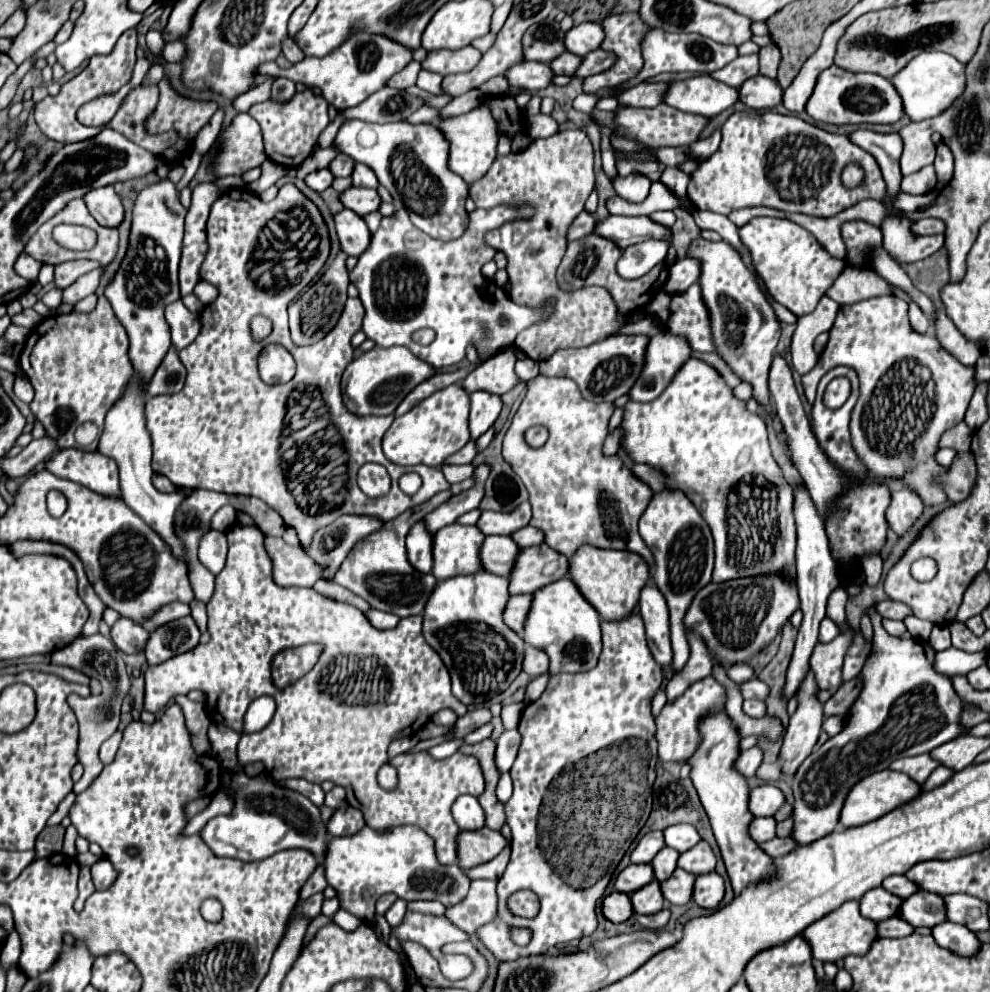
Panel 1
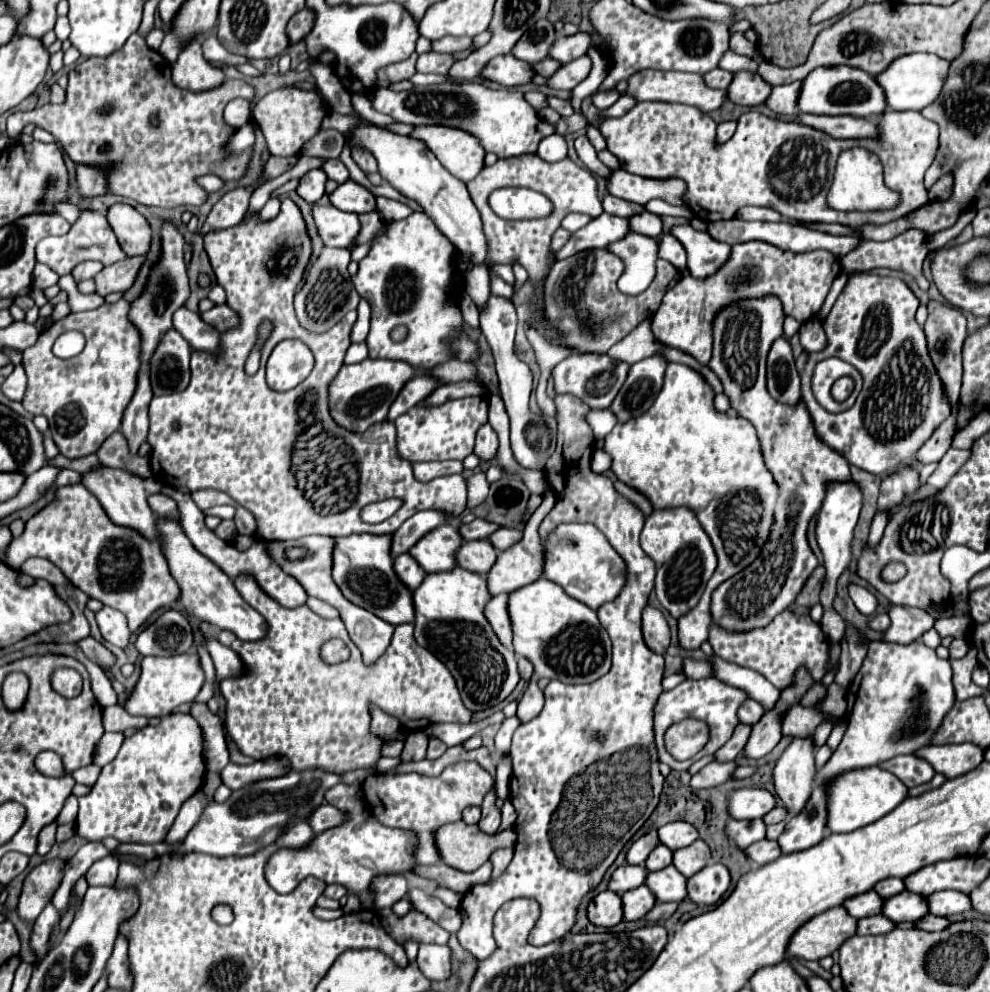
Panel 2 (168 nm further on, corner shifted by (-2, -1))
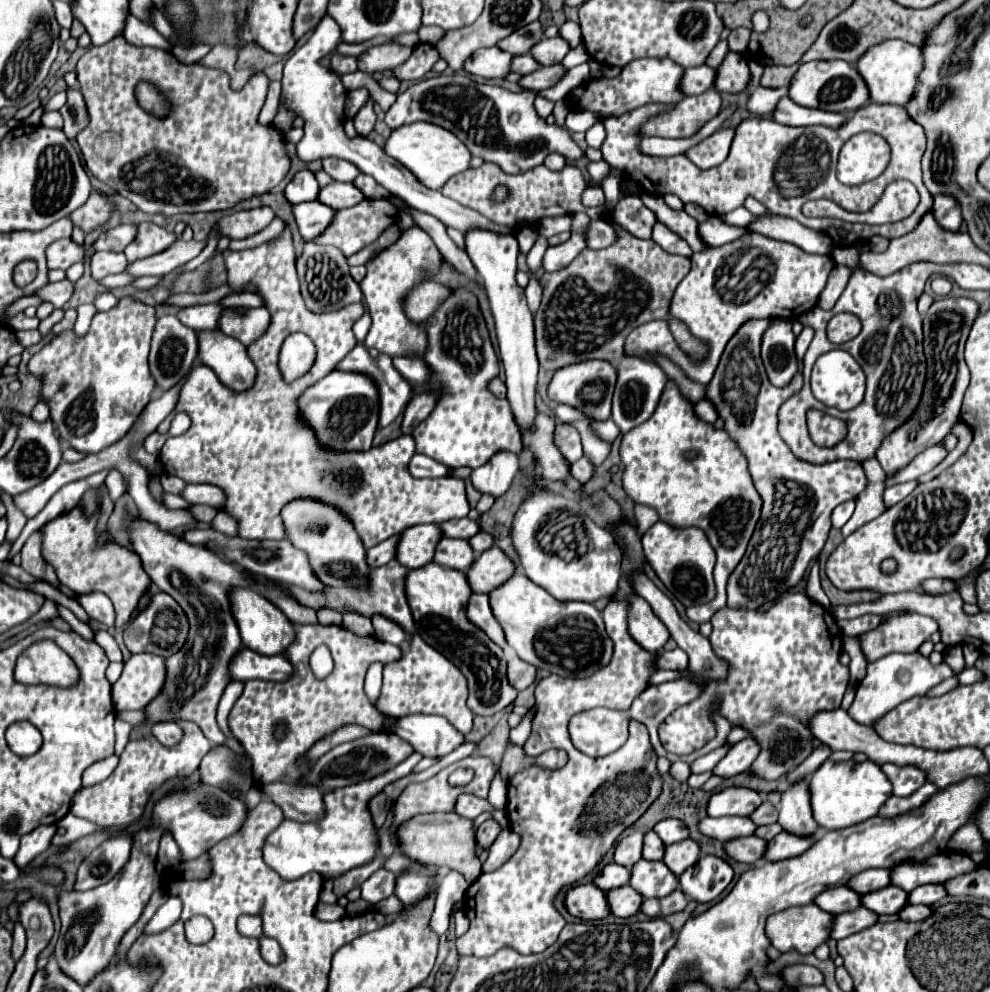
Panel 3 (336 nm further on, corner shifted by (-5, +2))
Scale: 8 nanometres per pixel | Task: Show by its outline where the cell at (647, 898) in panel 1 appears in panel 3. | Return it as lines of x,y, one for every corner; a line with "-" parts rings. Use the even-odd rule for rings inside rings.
625,885
625,887
619,887
619,889
613,889
607,893
609,897
609,907
611,907
611,913
615,917
633,917
641,905
643,905
643,897
631,887
631,885

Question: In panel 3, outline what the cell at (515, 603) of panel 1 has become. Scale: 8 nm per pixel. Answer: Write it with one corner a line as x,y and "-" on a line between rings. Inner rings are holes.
473,593
467,604
467,611
469,611
469,621
475,621
477,627
485,629
485,633
489,635
491,641
495,641
497,645
501,645
501,649
507,651
505,633
503,633
503,627
499,625
499,621
493,615
488,594

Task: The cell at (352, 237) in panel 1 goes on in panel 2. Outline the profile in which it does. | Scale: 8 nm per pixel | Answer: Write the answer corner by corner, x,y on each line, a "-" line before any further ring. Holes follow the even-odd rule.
314,204
312,216
314,216
314,224
324,246
336,246
336,248
354,246
354,238
360,232
360,222
356,214
342,212
330,204
328,206

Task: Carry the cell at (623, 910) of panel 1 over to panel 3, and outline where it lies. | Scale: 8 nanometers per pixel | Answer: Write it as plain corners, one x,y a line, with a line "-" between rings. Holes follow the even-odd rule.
593,883
569,889
565,905
569,913
579,919
605,919
611,913
605,891
601,891

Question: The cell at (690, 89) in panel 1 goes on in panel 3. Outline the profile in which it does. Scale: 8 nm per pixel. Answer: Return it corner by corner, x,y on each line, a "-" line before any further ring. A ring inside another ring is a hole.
637,59
623,67
621,75
615,79
599,79
599,81
587,81
573,89
571,101
575,107
585,107
589,111
597,111
603,117
627,113
629,109
637,109
645,103
677,103
685,99
685,93
681,91
681,77
683,67
669,59

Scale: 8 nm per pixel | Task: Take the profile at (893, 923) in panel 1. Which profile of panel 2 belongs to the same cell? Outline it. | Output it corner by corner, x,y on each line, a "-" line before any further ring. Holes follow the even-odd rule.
868,916
866,920
858,920
858,932
860,936
866,934
886,934
892,928
896,928
896,924
892,920
888,920
886,916

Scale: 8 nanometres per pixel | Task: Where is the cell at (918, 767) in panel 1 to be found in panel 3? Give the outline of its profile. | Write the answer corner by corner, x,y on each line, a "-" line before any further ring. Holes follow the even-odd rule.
885,763
881,769
893,781
893,795
899,797
907,797
927,781
927,773
915,765
899,767
895,763

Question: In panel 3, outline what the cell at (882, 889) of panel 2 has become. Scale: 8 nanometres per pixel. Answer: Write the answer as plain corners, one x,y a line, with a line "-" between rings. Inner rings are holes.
869,869
865,873
859,873
847,887
857,889
857,893
867,895
887,885
891,885
891,869

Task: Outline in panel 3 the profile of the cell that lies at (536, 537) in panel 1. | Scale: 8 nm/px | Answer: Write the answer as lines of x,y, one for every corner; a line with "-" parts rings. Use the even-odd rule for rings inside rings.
479,531
475,537
469,539
469,543
471,543
473,549
475,549
475,553
487,551
489,547
493,547
493,541
495,541
495,537
493,537
491,533
487,533
487,531

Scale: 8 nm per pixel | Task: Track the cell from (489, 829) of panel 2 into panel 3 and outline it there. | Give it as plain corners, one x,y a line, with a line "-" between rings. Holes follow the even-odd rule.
487,819
485,823
481,823
477,829
479,847
491,847
491,843
497,839
499,831
501,831
501,825
495,819

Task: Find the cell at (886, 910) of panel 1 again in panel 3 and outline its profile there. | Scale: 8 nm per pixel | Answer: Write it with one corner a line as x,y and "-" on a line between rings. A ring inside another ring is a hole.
837,887
837,889
827,889
821,895
817,895
815,903
829,913
847,913
857,907
861,907
861,893
849,889
849,887

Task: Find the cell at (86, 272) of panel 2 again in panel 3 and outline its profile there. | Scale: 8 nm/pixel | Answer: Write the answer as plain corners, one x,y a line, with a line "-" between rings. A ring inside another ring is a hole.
95,253
91,257
91,263
89,263
89,269
91,269
91,277
93,279
101,279
105,275
111,275
111,273
121,273
127,265
127,259
123,253

